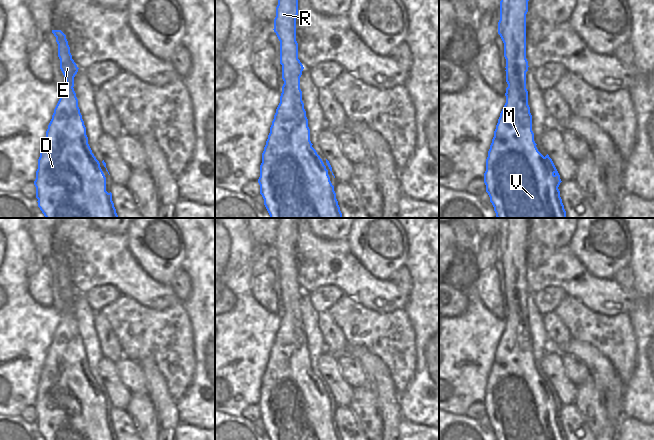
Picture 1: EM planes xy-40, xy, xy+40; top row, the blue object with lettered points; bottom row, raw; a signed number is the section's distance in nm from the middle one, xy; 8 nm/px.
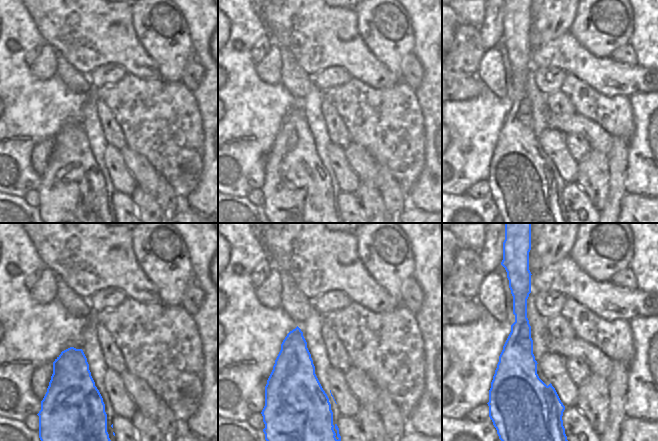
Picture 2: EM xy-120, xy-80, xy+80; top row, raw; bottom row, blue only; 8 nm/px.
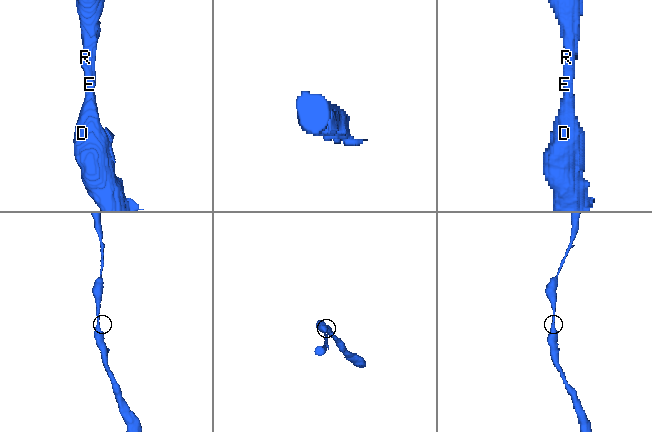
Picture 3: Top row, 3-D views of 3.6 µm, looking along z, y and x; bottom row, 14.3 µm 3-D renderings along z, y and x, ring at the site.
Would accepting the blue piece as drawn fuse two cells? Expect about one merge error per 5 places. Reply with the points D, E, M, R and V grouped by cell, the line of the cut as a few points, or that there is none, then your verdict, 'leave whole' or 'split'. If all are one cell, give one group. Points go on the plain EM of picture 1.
D E M R V | no cut | leave whole

